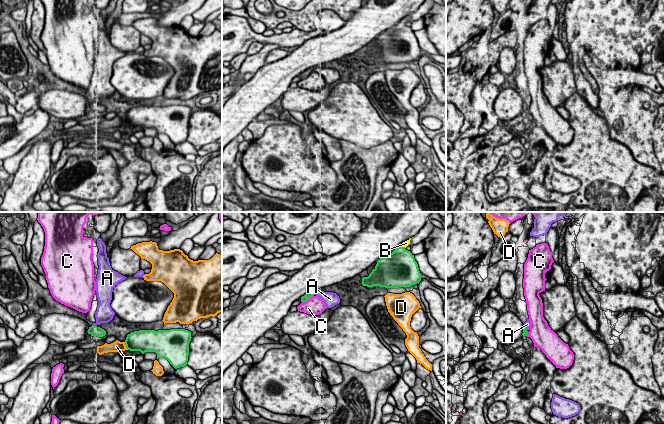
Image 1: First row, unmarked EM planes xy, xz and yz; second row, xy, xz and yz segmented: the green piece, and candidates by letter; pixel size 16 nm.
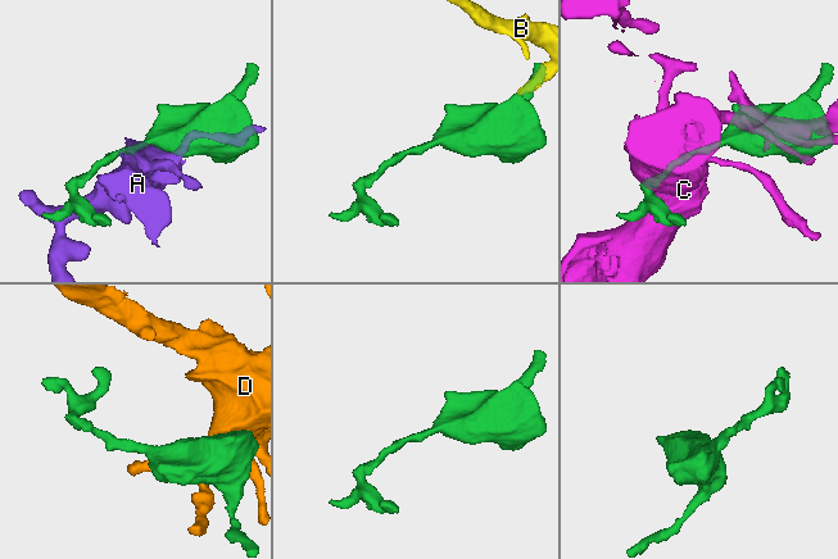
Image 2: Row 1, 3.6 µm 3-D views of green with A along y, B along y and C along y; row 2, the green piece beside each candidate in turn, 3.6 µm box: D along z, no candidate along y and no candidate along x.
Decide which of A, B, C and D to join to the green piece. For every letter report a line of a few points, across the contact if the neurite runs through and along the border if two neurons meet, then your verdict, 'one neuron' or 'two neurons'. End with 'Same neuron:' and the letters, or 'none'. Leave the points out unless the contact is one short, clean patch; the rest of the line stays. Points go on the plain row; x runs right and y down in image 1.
A: two neurons
B: line xz (401, 38), (403, 23), (406, 19); one neuron
C: two neurons
D: two neurons
Same neuron: B

